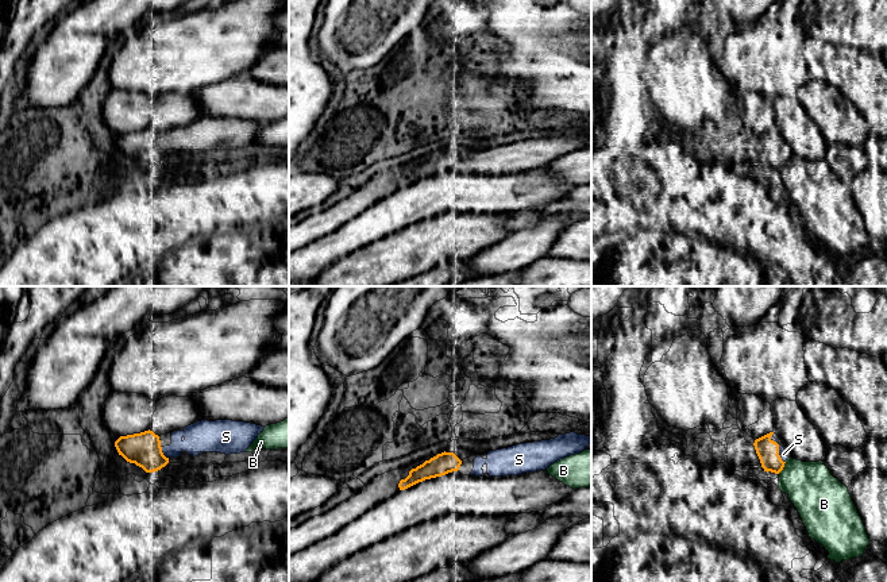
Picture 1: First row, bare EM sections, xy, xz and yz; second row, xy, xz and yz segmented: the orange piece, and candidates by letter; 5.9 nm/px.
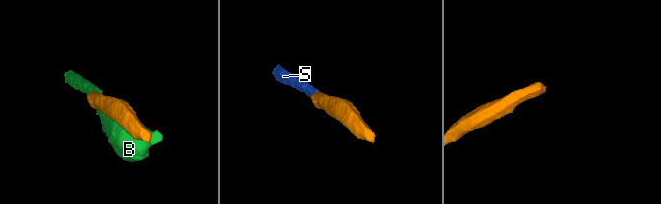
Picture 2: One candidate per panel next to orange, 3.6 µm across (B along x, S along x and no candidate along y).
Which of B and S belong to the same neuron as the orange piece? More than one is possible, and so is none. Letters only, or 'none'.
S

